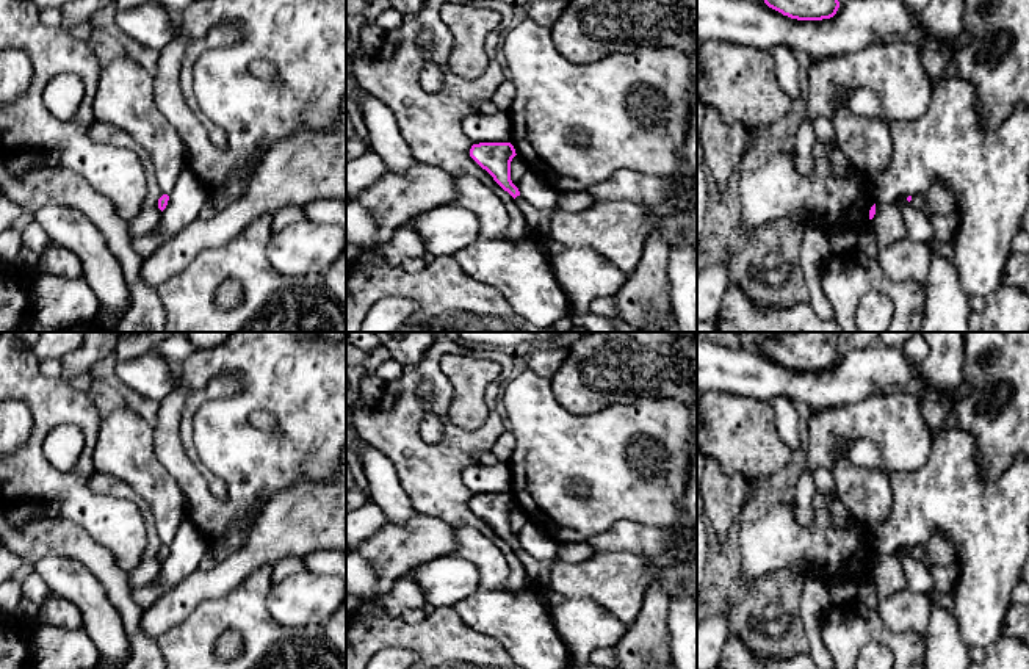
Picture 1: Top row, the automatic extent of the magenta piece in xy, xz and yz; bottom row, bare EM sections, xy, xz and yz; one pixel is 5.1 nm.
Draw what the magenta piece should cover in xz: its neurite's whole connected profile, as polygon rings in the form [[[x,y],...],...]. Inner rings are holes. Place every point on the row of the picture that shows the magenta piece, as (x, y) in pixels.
[[[479,143],[470,149],[470,157],[515,199],[528,227],[545,235],[551,212],[536,208],[520,196],[518,188],[511,180],[511,161],[515,155],[515,149],[511,143]]]

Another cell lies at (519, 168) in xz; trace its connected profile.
[[[515,155],[511,161],[511,180],[518,188],[520,180],[529,172],[529,166]]]

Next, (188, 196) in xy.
[[[186,165],[169,194],[160,222],[139,237],[128,237],[128,243],[141,260],[152,255],[164,241],[190,226],[207,202],[208,190]]]

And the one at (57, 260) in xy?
[[[55,243],[41,255],[38,271],[69,279],[83,276],[78,255]]]

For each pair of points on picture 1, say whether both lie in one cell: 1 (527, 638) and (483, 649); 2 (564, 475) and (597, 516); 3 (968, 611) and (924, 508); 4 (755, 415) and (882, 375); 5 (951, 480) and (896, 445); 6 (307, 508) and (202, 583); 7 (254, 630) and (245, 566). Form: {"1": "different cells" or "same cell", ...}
{"1": "different cells", "2": "same cell", "3": "same cell", "4": "different cells", "5": "different cells", "6": "same cell", "7": "different cells"}

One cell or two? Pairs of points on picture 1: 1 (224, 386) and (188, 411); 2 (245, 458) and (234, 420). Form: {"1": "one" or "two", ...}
{"1": "one", "2": "one"}

